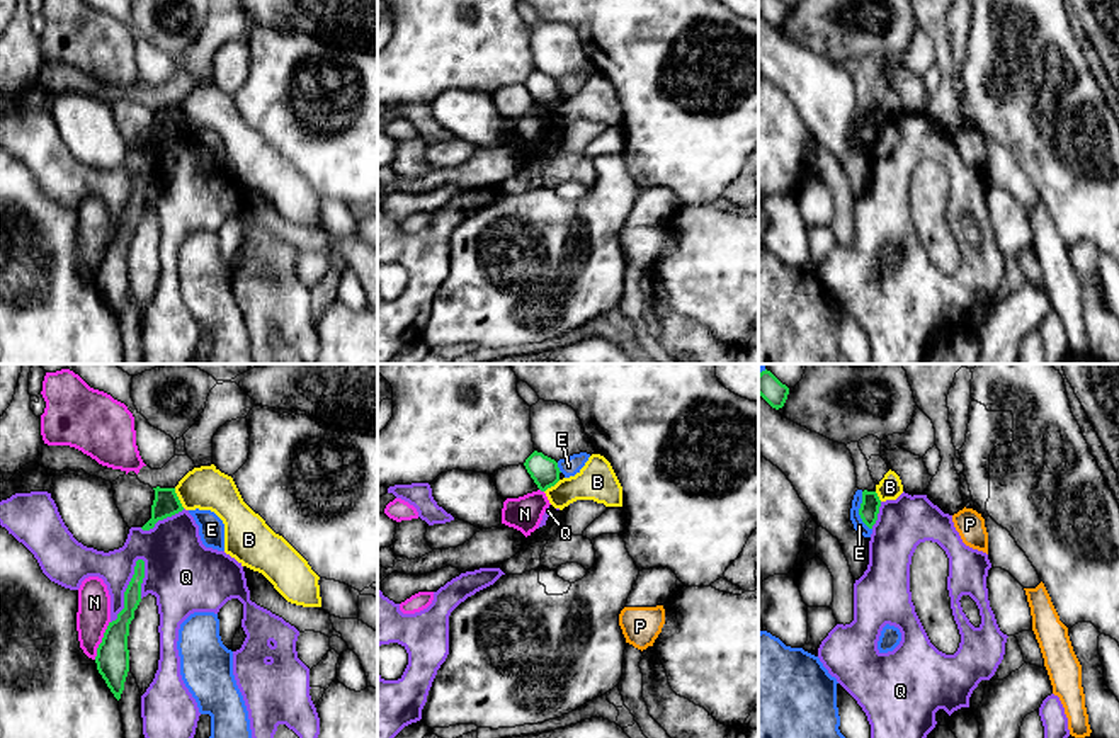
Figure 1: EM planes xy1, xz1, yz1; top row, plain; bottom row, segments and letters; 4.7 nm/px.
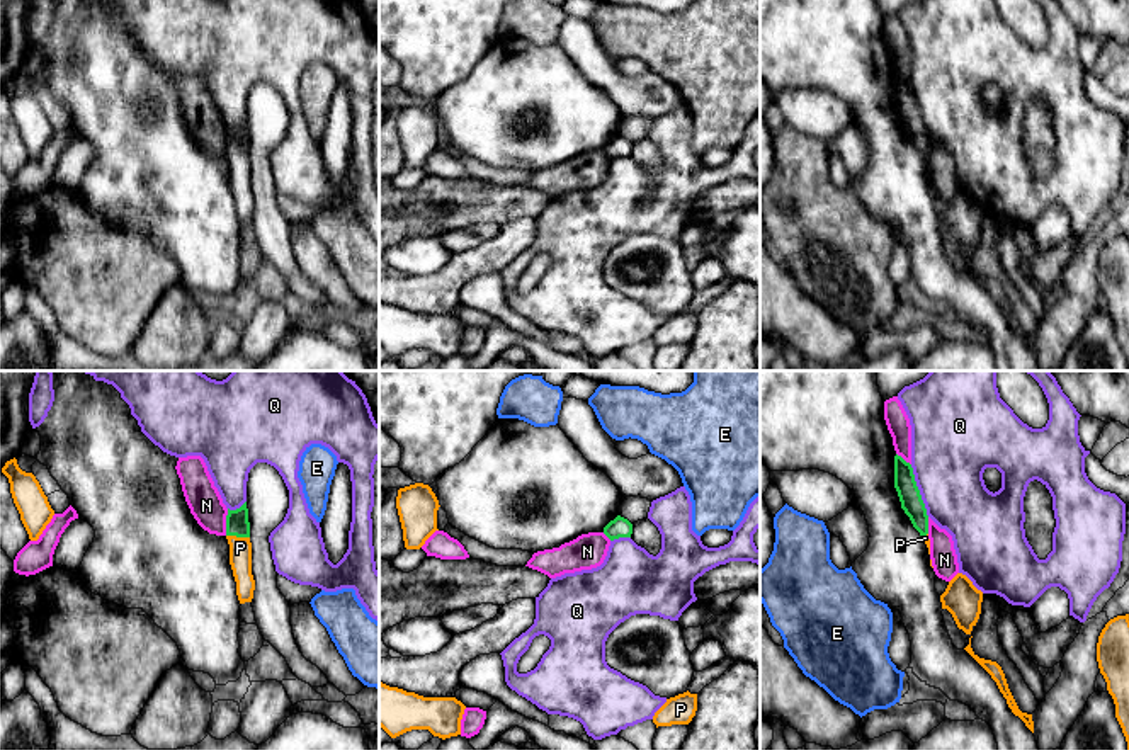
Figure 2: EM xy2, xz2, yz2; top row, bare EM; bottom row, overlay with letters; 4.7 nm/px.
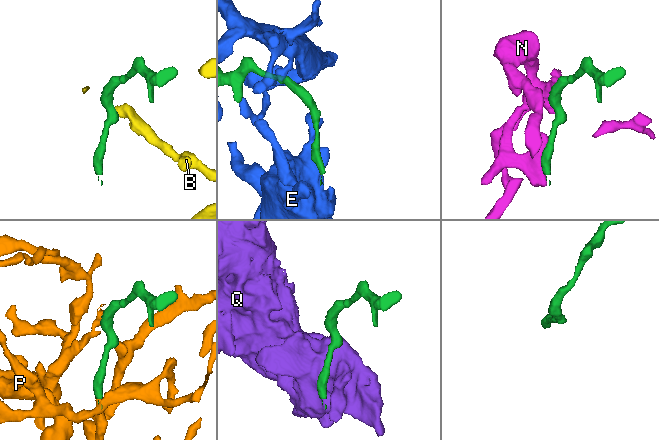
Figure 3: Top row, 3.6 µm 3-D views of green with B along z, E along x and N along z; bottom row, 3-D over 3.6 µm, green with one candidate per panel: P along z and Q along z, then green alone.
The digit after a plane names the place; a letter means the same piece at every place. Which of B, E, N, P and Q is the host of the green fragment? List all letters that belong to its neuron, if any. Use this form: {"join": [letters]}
{"join": ["P"]}

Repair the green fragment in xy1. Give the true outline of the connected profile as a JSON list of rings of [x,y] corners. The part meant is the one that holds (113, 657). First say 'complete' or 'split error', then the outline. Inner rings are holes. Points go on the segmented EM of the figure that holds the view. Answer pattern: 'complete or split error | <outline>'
complete | [[[138,559],[134,575],[124,592],[124,609],[117,614],[116,621],[109,622],[102,643],[97,648],[97,670],[117,701],[121,699],[129,672],[129,624],[134,619],[134,610],[141,602],[143,578],[145,561]]]

